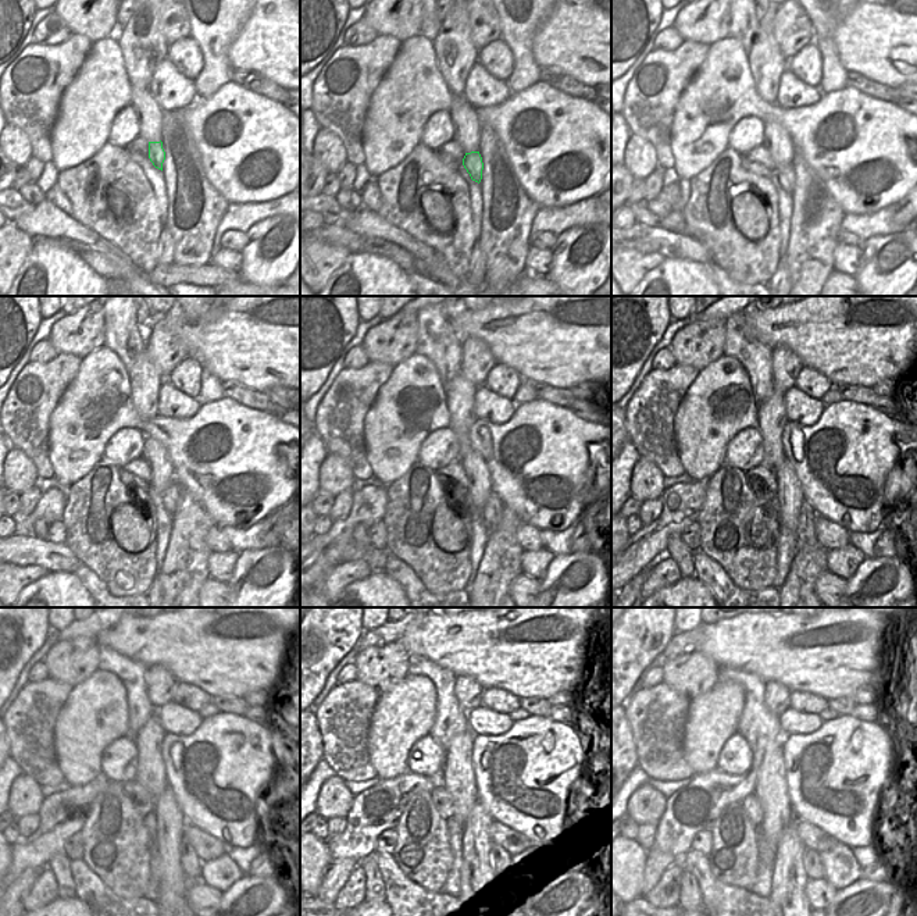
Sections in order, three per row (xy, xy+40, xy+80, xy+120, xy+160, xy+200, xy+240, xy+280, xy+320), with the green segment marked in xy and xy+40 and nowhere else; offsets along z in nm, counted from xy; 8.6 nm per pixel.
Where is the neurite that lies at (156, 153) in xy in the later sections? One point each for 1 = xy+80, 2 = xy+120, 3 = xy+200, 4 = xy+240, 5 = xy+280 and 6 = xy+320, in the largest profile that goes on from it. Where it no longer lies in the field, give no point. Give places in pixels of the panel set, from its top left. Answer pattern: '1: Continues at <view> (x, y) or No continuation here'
1: Continues at xy+80 (785, 175)
2: Continues at xy+120 (170, 496)
3: Continues at xy+200 (806, 533)
4: Continues at xy+240 (191, 862)
5: Continues at xy+280 (502, 861)
6: Continues at xy+320 (813, 866).

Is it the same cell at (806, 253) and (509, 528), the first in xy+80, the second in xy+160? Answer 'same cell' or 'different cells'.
same cell

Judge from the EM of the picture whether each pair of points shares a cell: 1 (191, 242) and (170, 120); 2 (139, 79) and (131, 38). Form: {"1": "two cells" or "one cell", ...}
{"1": "one cell", "2": "one cell"}

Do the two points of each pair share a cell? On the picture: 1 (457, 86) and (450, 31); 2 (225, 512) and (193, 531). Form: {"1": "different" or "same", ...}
{"1": "same", "2": "different"}

